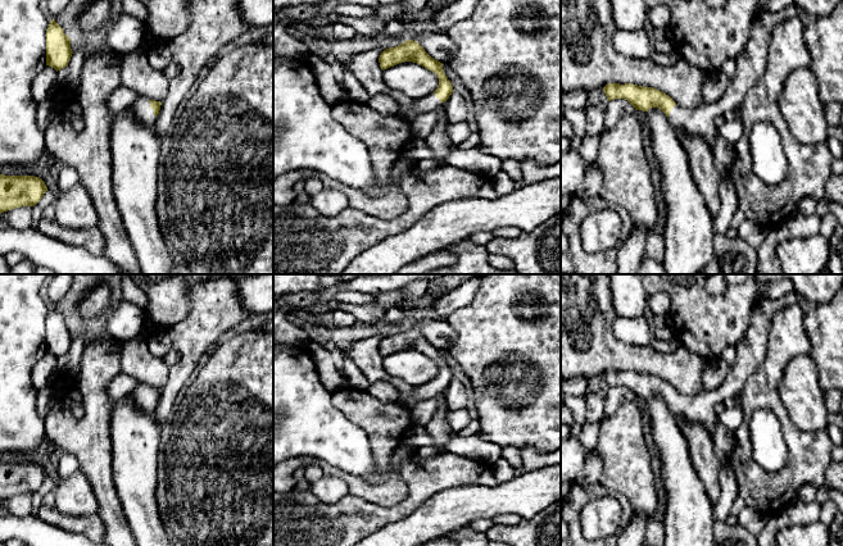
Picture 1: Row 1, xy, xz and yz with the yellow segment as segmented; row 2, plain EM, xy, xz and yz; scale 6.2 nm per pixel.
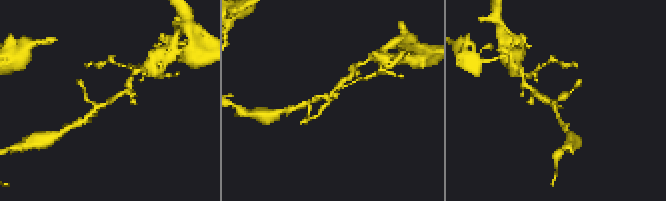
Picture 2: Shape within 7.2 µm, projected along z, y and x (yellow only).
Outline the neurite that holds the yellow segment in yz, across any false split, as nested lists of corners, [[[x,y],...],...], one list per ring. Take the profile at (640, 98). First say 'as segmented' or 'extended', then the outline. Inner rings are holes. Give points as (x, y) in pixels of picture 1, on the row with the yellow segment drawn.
extended; [[[796,6],[779,12],[761,10],[753,17],[753,27],[743,53],[735,59],[735,76],[724,95],[715,103],[694,109],[679,106],[668,95],[653,87],[633,83],[608,83],[603,87],[607,100],[625,99],[635,110],[648,112],[660,108],[670,123],[680,132],[704,140],[712,150],[719,128],[715,119],[726,110],[740,108],[748,91],[758,82],[767,68],[769,46],[772,32],[785,19],[798,17]]]

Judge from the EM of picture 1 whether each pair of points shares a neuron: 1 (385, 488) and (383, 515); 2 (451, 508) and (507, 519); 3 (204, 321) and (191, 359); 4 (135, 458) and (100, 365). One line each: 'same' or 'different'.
1: different
2: different
3: same
4: different

